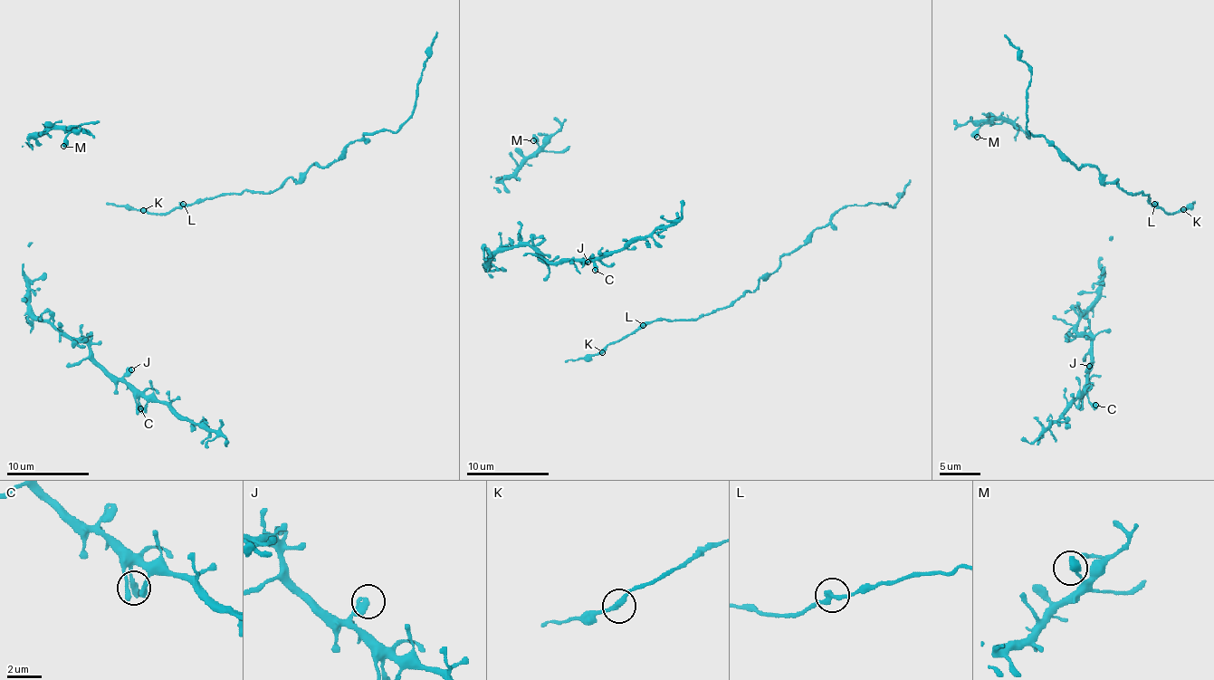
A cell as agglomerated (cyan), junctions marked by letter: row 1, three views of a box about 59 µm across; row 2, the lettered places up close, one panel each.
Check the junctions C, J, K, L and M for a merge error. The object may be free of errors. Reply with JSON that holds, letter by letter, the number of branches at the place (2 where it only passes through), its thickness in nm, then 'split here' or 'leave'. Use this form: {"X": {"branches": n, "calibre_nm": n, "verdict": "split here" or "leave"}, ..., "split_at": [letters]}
{"C": {"branches": 1, "calibre_nm": 440, "verdict": "leave"}, "J": {"branches": 1, "calibre_nm": 460, "verdict": "leave"}, "K": {"branches": 2, "calibre_nm": 280, "verdict": "leave"}, "L": {"branches": 2, "calibre_nm": 320, "verdict": "leave"}, "M": {"branches": 1, "calibre_nm": 550, "verdict": "leave"}, "split_at": []}

